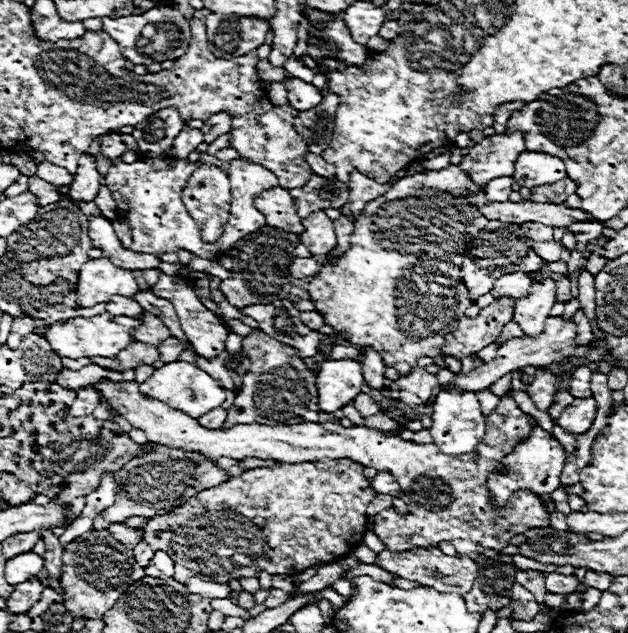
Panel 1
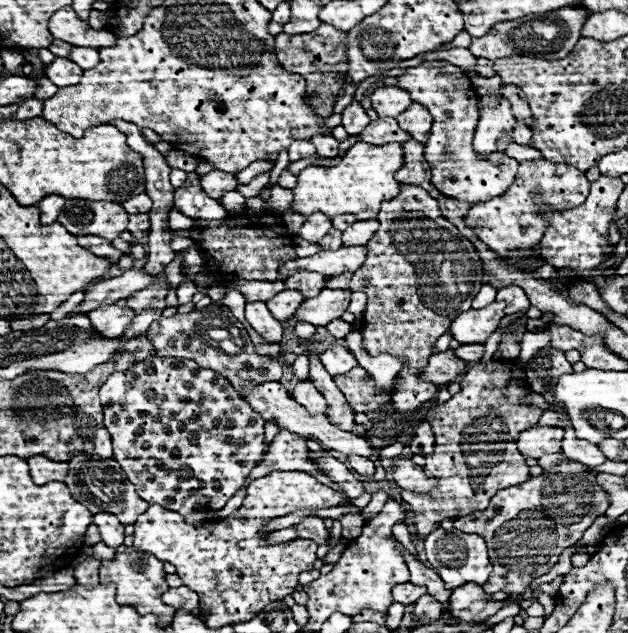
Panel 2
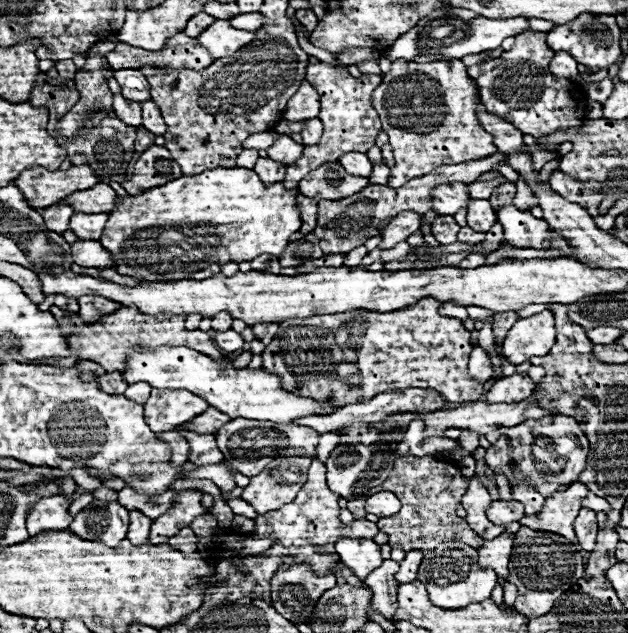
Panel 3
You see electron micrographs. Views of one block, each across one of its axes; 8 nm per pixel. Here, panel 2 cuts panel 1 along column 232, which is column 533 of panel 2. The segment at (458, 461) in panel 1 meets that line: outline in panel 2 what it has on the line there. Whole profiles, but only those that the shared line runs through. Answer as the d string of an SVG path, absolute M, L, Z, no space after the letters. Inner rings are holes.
M534 426L520 434L518 438L518 450L526 458L542 458L544 454L556 454L560 452L560 444L564 438L562 428L554 426Z

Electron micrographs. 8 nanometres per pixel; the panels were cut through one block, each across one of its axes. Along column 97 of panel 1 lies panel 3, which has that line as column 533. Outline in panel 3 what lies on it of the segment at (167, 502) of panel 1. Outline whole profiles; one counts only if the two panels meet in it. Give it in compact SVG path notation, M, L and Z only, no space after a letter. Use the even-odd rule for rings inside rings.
M574 482L564 492L554 494L552 498L546 498L542 514L538 514L536 518L524 518L520 524L530 526L532 530L556 532L556 534L566 536L570 542L576 542L572 522L582 506L582 500L588 494L590 490L582 482Z

